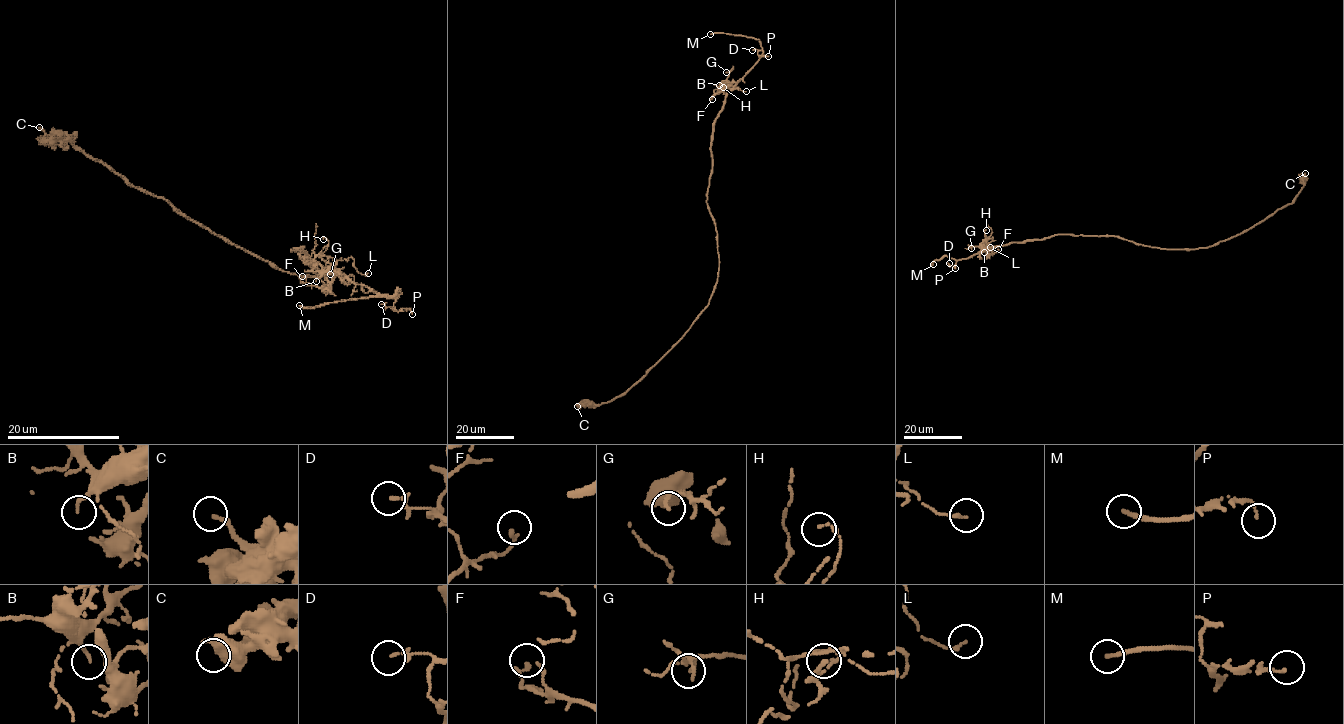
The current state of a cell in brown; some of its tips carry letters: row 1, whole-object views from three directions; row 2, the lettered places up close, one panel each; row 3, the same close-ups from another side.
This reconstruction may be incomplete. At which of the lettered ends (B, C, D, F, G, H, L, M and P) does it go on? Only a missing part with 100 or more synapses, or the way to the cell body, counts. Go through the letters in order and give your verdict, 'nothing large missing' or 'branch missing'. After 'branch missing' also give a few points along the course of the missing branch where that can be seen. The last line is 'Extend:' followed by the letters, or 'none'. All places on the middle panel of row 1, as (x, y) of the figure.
B: nothing large missing
C: nothing large missing
D: nothing large missing
F: nothing large missing
G: nothing large missing
H: nothing large missing
L: nothing large missing
M: branch missing | (710, 34), (668, 30)
P: nothing large missing
Extend: M

